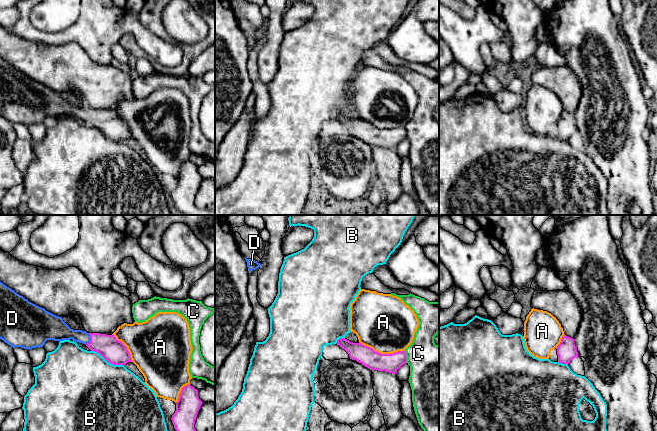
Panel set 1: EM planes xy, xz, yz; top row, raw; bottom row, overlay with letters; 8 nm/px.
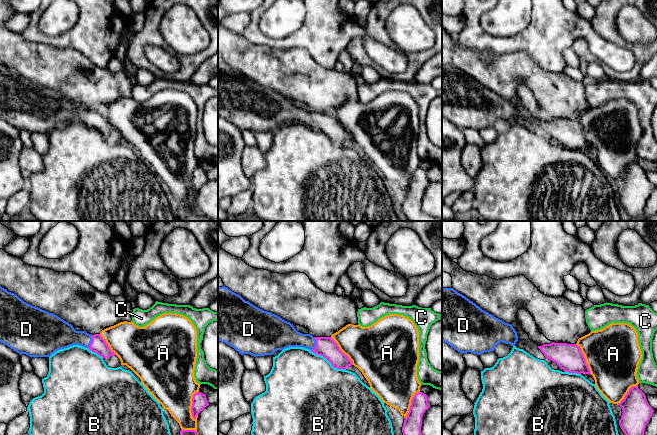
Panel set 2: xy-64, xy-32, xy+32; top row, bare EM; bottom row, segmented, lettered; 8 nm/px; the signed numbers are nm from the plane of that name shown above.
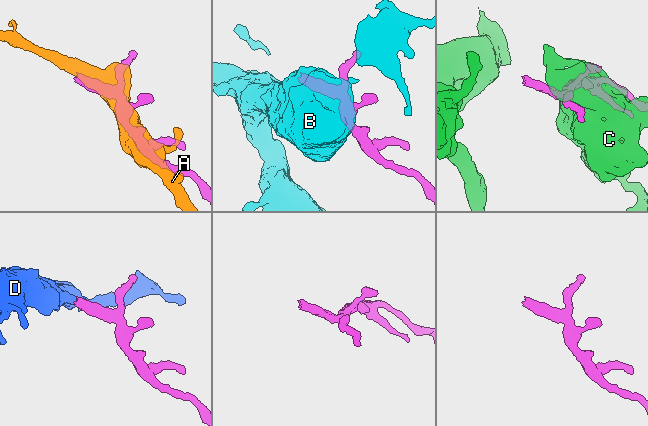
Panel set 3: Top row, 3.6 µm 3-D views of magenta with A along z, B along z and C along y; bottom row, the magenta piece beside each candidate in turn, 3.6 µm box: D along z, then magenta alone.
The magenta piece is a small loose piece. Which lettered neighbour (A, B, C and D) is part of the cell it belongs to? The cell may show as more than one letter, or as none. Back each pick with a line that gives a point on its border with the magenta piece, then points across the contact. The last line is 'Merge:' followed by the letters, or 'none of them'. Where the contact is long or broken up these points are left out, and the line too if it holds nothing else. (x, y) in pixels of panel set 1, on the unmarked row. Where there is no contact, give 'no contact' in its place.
D: meets magenta in xy at (90, 115); runs through xy (113, 127), (106, 121), (90, 115), (60, 107)
Merge: D

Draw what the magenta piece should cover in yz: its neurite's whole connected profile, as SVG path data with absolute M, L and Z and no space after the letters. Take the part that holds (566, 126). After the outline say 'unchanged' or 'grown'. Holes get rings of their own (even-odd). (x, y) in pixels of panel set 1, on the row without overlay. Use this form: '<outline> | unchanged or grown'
M566 111L562 113L561 118L556 125L559 139L568 141L572 135L578 133L574 115Z | unchanged

